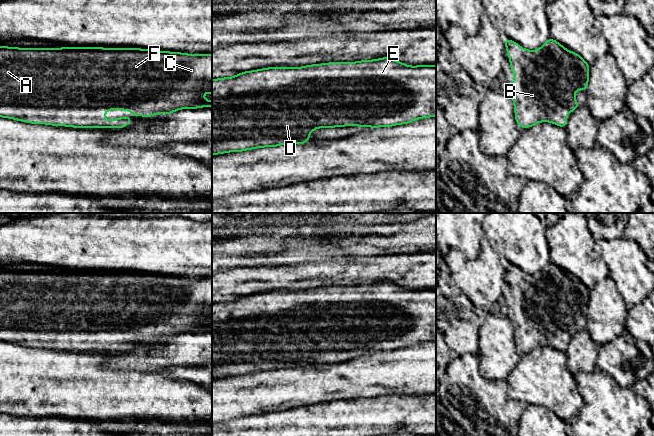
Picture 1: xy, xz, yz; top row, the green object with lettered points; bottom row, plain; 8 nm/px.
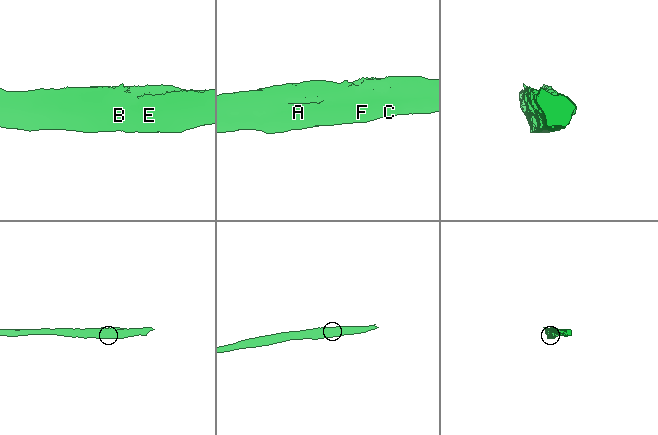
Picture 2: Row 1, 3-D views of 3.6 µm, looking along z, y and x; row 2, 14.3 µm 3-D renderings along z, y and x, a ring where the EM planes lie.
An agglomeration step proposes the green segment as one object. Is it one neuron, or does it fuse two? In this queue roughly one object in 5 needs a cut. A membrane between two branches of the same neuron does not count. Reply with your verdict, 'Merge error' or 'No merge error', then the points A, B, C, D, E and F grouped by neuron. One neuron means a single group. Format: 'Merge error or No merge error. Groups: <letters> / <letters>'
No merge error. Groups: A B C D E F

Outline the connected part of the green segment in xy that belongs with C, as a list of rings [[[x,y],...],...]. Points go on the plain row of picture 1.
[[[0,270],[0,341],[10,342],[32,348],[48,348],[75,352],[123,352],[132,342],[122,341],[105,344],[103,340],[110,333],[130,334],[135,340],[151,342],[156,338],[171,338],[180,333],[212,331],[211,324],[204,324],[203,318],[212,318],[212,279],[185,278],[179,276],[157,275],[139,272],[101,272],[101,271],[63,271],[63,272],[16,272]]]

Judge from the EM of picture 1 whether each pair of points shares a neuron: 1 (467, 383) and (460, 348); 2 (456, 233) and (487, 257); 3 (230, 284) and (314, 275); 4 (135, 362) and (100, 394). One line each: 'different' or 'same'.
1: different
2: different
3: same
4: different

